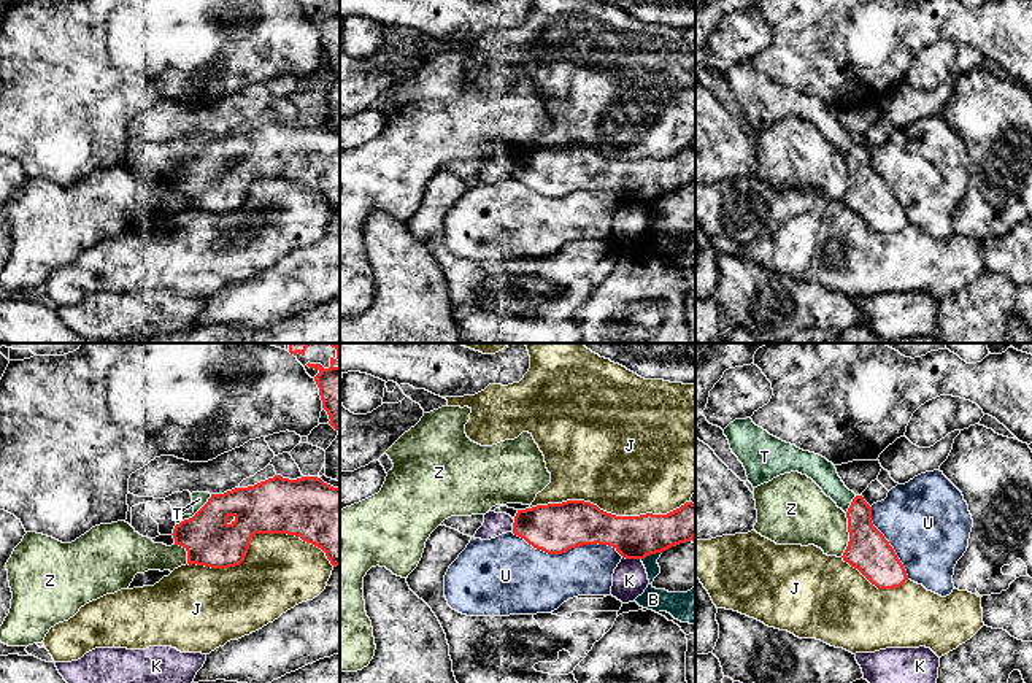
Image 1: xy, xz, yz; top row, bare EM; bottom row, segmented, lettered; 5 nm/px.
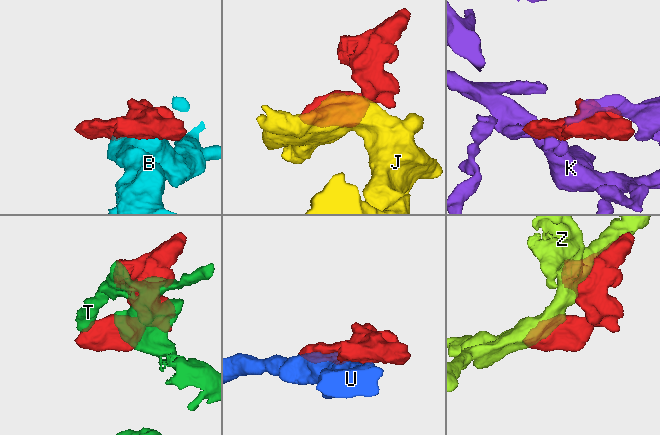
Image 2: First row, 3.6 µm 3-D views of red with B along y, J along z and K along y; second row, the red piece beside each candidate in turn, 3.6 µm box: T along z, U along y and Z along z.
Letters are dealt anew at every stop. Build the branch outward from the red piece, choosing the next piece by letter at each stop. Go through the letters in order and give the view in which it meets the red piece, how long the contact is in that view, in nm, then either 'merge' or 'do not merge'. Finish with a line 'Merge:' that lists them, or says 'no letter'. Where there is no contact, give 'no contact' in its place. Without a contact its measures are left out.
B: xz | 110 nm | do not merge
J: xy | 750 nm | do not merge
K: xz | 100 nm | do not merge
T: xy | 240 nm | do not merge
U: xz | 600 nm | do not merge
Z: yz | 220 nm | do not merge
Merge: no letter

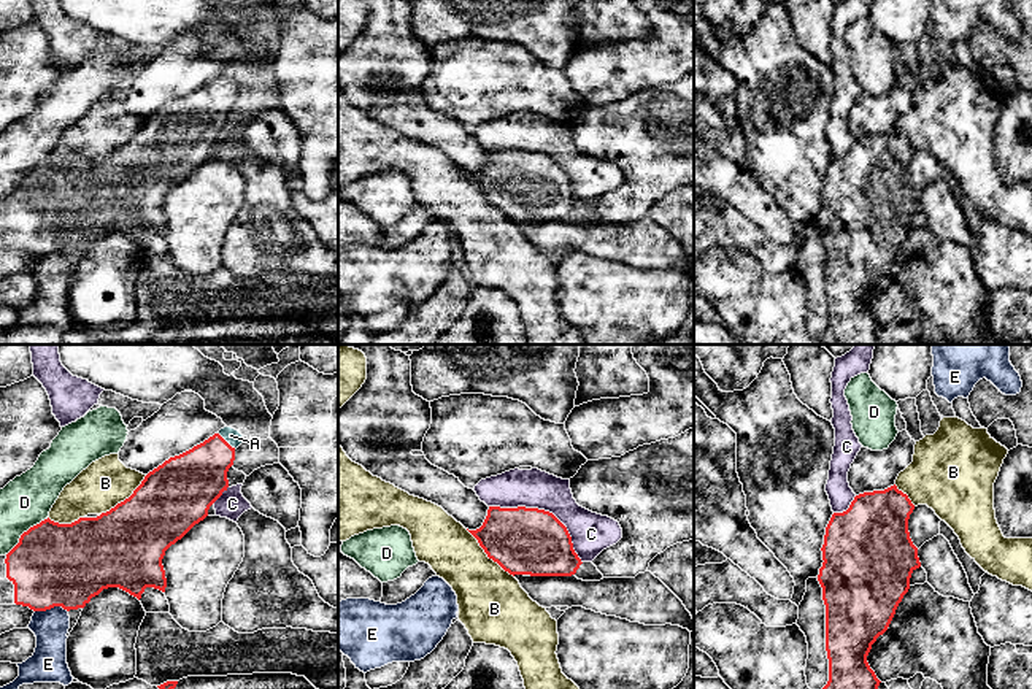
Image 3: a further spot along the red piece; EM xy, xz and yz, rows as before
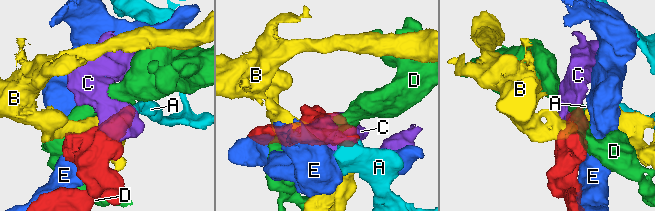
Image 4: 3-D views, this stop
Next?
A: xy | 120 nm | merge
B: xz | 340 nm | do not merge
C: xz | 550 nm | do not merge
D: xy | 280 nm | do not merge
E: xy | 170 nm | do not merge
Merge: A

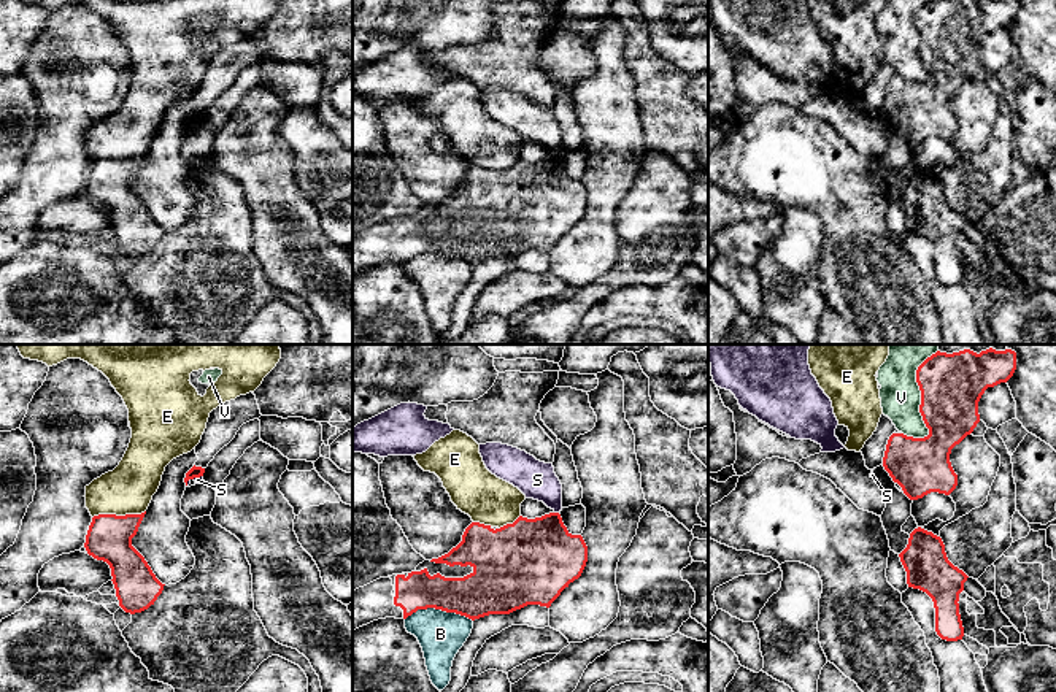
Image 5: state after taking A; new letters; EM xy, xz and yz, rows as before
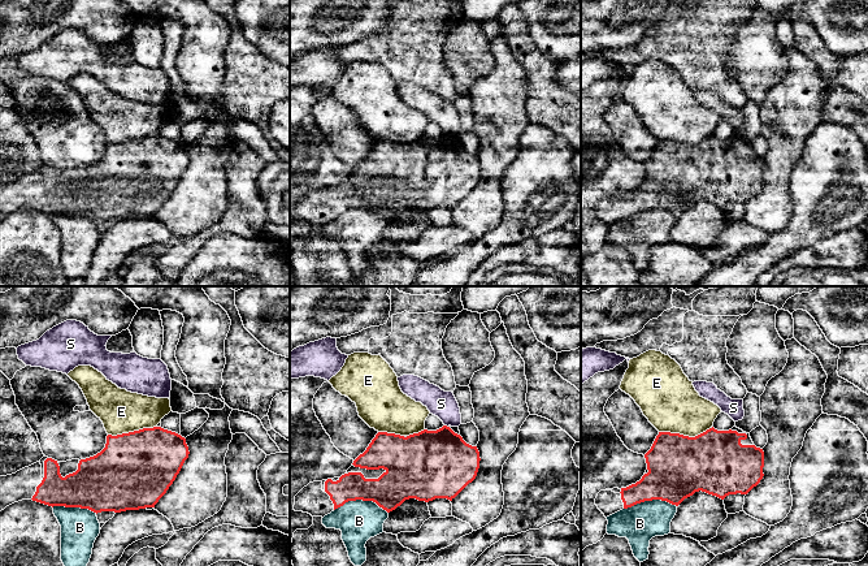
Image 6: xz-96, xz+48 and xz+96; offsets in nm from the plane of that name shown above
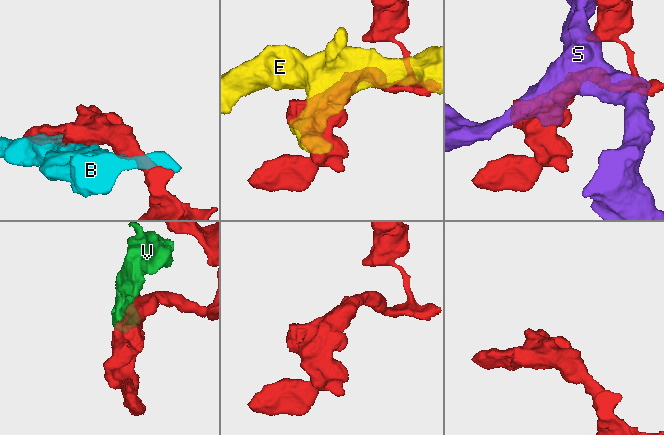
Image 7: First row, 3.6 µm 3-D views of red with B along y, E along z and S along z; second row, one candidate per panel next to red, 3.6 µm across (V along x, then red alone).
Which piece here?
B: xz | 340 nm | do not merge
E: xy | 280 nm | do not merge
S: xz | 30 nm | do not merge
V: yz | 480 nm | do not merge
Merge: no letter

